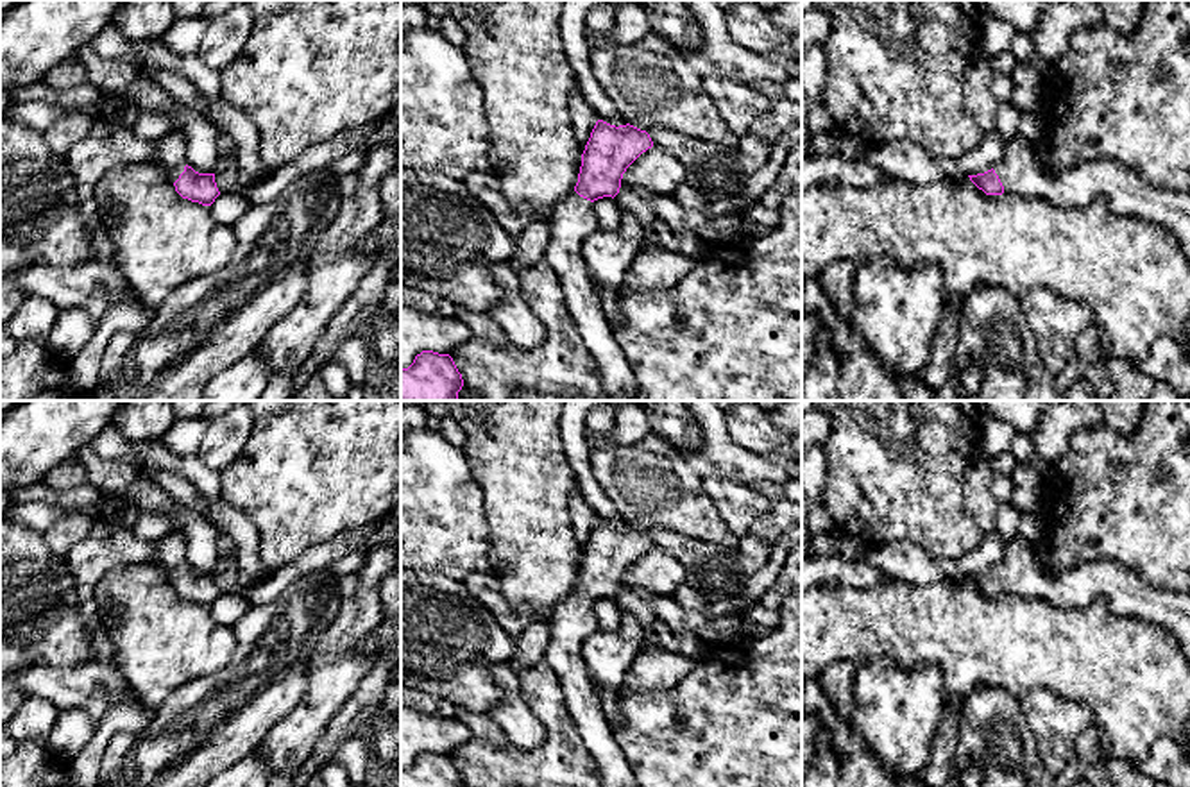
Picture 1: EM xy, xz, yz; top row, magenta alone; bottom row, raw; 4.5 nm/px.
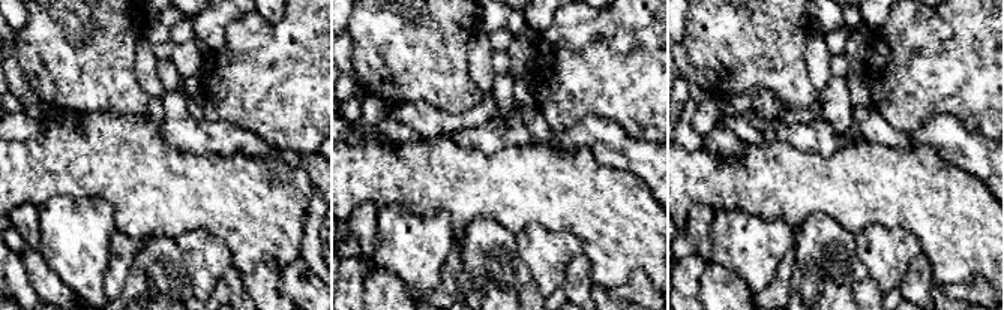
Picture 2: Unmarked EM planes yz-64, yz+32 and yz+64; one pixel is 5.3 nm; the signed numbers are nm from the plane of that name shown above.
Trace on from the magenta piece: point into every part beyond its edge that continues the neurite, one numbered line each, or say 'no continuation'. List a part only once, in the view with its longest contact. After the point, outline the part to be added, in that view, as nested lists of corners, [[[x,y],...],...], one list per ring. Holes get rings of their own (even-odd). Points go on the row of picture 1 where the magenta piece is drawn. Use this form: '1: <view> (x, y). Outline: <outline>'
1: yz (1020, 174). Outline: [[[1020,134],[1006,145],[1002,161],[993,170],[1004,191],[1013,195],[1077,207],[1102,197],[1117,215],[1161,224],[1176,234],[1190,261],[1190,191],[1151,186],[1115,159],[1045,170]]]

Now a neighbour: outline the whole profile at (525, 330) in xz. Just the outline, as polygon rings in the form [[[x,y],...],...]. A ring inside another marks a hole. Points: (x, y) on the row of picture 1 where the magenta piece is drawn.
[[[497,263],[492,267],[492,281],[503,292],[503,299],[489,315],[503,329],[512,345],[524,351],[537,349],[544,343],[548,329],[523,299],[519,272],[508,263]]]

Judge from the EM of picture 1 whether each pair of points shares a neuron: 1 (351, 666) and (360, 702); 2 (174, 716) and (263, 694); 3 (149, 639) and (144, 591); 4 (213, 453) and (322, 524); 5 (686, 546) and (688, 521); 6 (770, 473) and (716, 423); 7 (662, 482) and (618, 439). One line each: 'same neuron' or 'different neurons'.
1: different neurons
2: same neuron
3: same neuron
4: different neurons
5: different neurons
6: same neuron
7: different neurons

